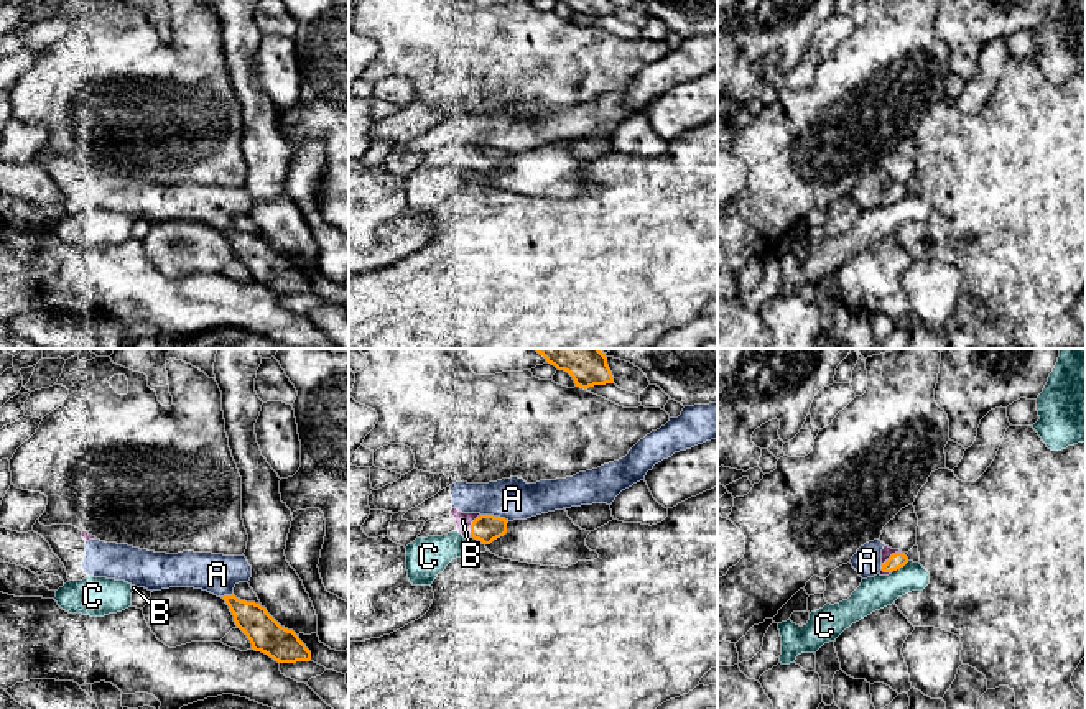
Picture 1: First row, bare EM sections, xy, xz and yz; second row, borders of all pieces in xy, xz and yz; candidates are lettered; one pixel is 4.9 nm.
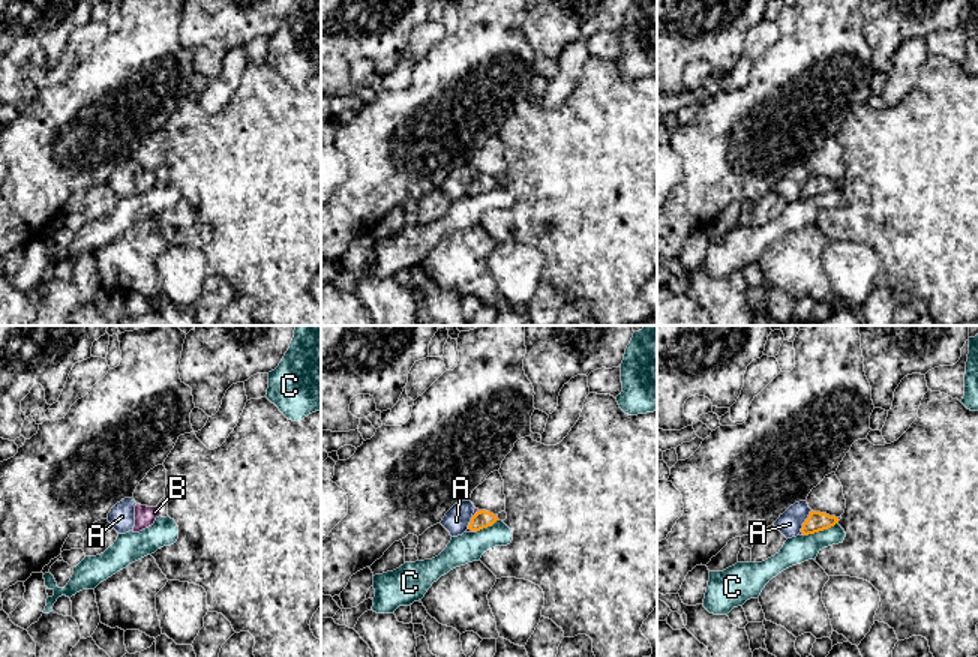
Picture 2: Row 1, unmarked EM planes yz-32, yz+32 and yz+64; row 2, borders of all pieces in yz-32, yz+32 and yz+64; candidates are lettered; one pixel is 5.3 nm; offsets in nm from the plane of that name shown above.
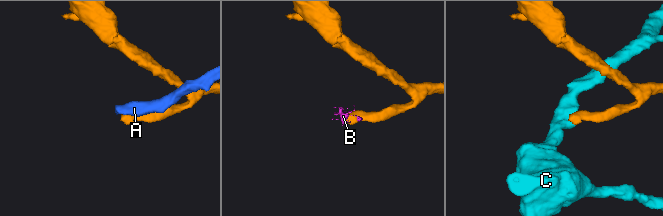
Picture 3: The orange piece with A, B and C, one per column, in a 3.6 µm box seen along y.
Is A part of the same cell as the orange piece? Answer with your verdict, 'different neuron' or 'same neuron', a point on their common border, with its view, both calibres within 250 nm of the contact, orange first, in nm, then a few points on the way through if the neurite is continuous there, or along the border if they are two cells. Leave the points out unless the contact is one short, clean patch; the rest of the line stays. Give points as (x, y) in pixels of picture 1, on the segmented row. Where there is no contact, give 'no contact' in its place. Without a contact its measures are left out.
different neuron; meets orange in xz at (496, 517); 140 nm thick on the orange side, 200 nm on the other

